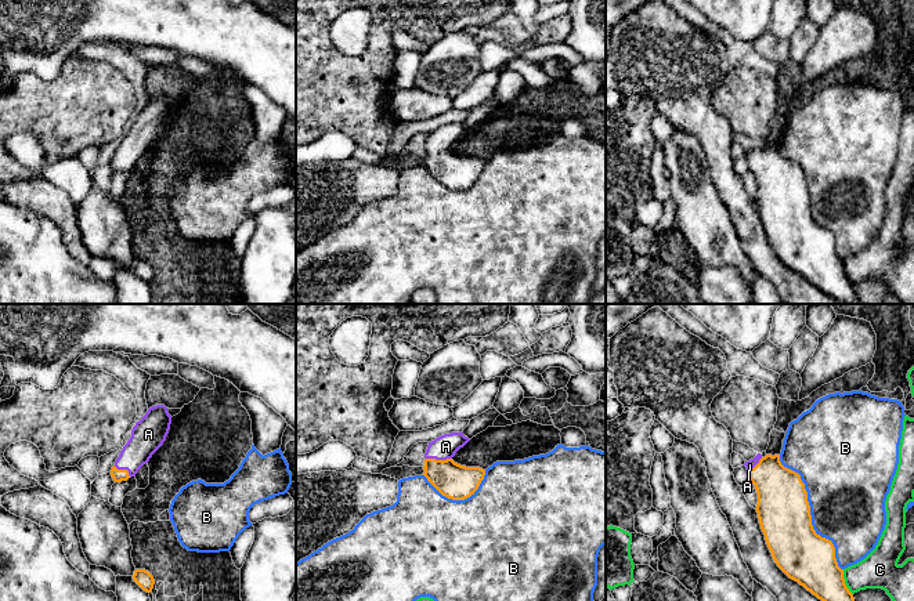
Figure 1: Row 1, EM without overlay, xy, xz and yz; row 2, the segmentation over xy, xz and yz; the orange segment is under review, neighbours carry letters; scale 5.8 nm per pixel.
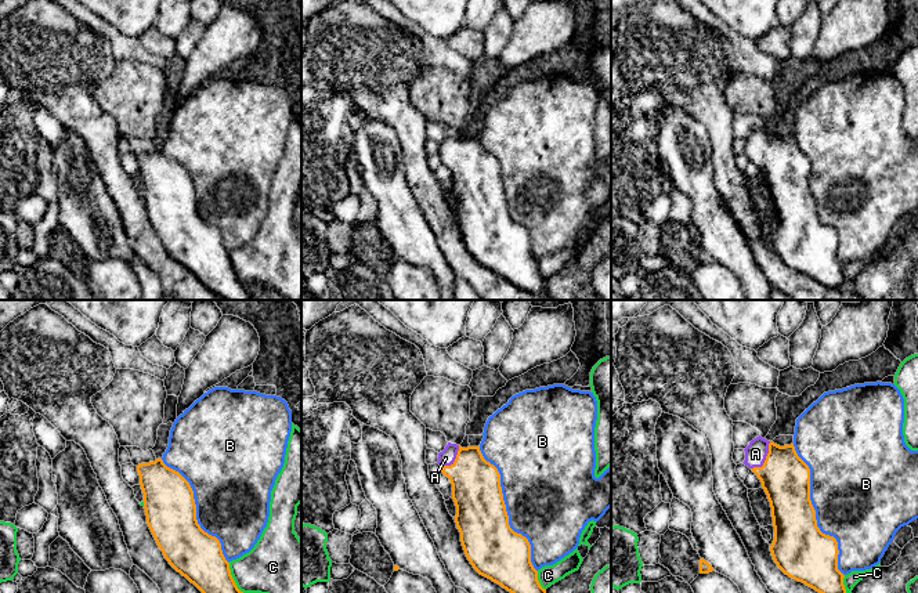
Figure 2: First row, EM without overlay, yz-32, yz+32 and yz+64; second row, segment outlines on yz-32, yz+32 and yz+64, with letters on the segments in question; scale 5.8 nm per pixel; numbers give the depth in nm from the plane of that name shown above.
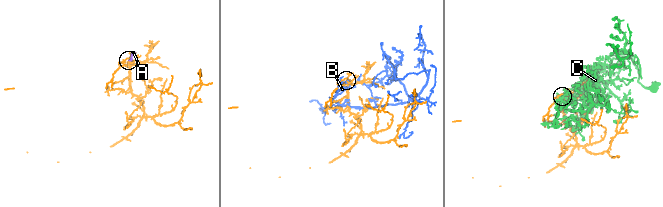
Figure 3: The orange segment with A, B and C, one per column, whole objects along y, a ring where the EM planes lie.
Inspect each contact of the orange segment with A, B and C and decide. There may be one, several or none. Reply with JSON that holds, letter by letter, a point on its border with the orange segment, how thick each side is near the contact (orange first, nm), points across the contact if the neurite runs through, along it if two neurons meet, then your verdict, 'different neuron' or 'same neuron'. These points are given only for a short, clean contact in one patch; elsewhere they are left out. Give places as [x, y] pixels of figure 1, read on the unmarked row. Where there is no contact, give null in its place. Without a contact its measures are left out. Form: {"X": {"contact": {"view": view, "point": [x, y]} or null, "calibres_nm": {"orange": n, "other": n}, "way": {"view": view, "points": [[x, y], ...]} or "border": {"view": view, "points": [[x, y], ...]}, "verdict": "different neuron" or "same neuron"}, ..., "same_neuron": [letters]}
{"A": {"contact": {"view": "xz", "point": [439, 151]}, "calibres_nm": {"orange": 200, "other": 140}, "way": {"view": "xz", "points": [[454, 172], [439, 151], [439, 144], [445, 137]]}, "verdict": "same neuron"}, "B": {"contact": {"view": "yz", "point": [809, 203]}, "calibres_nm": {"orange": 300, "other": 460}, "verdict": "different neuron"}, "C": {"contact": {"view": "yz", "point": [844, 272]}, "calibres_nm": {"orange": 300, "other": 220}, "verdict": "different neuron"}, "same_neuron": ["A"]}

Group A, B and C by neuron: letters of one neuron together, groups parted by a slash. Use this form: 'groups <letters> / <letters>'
groups A / B / C

